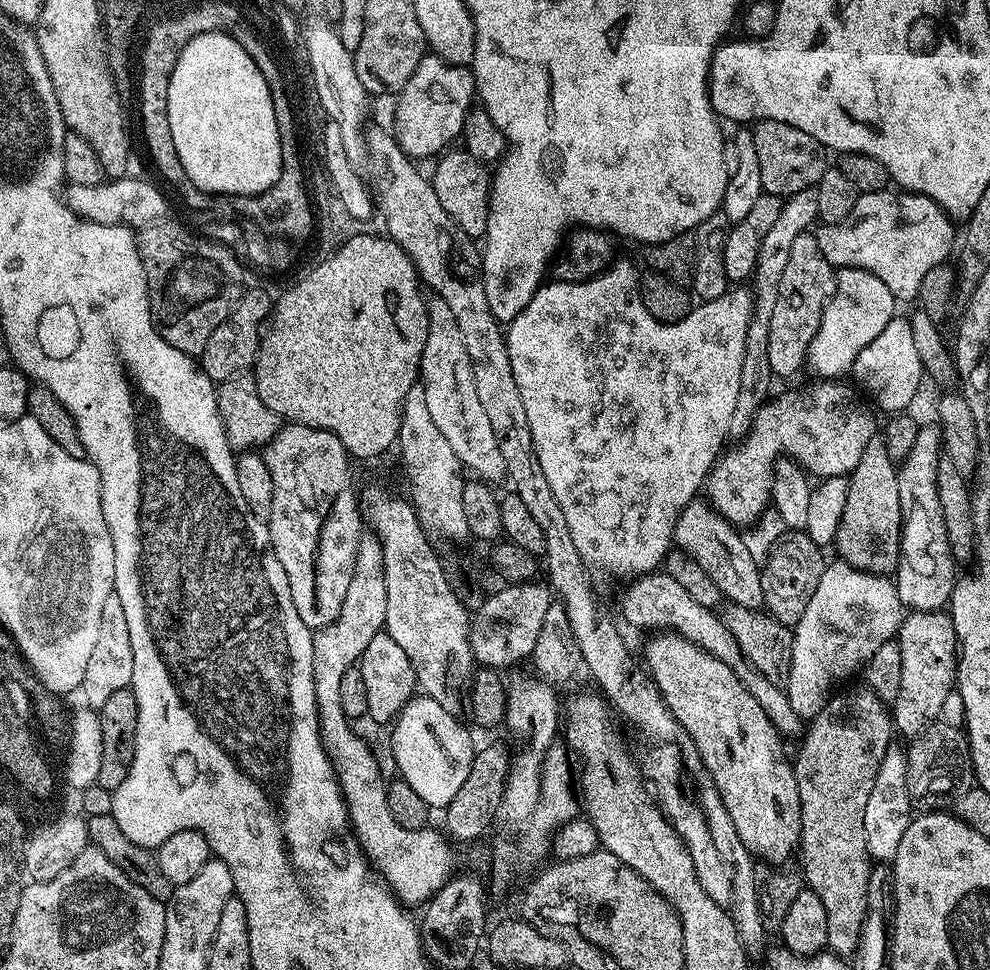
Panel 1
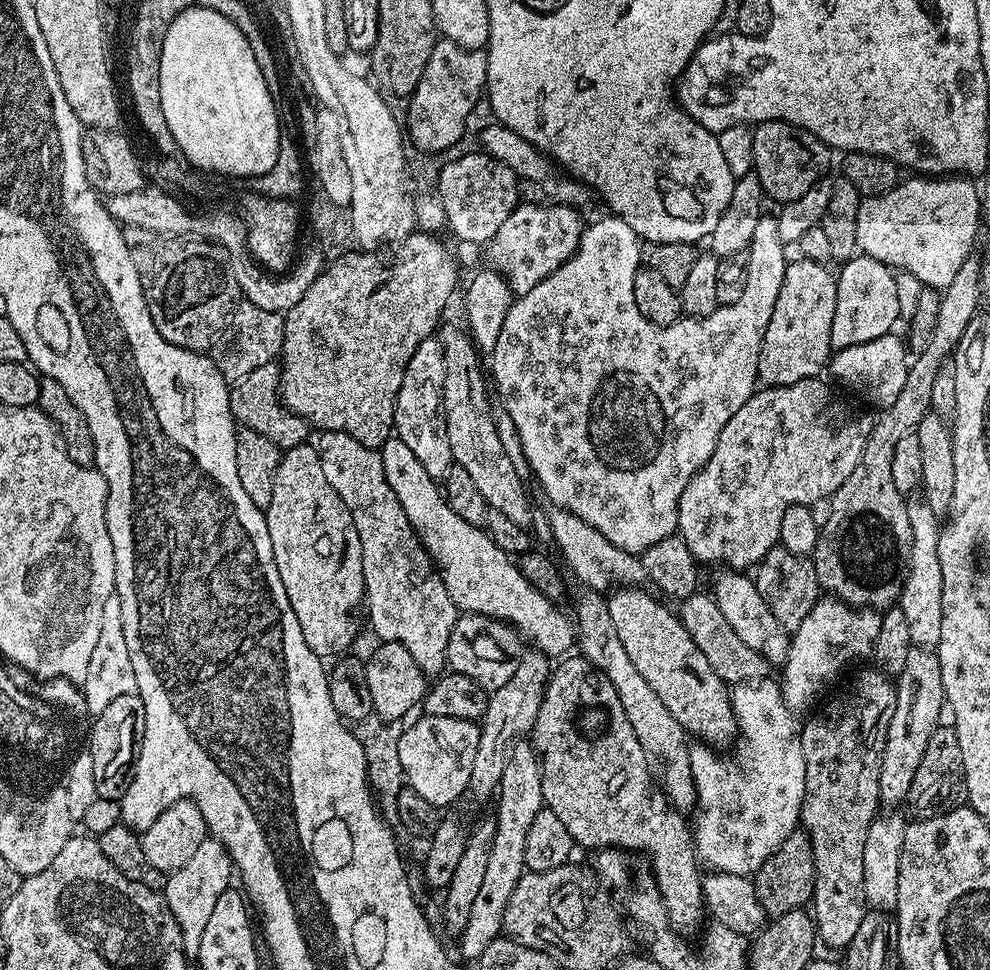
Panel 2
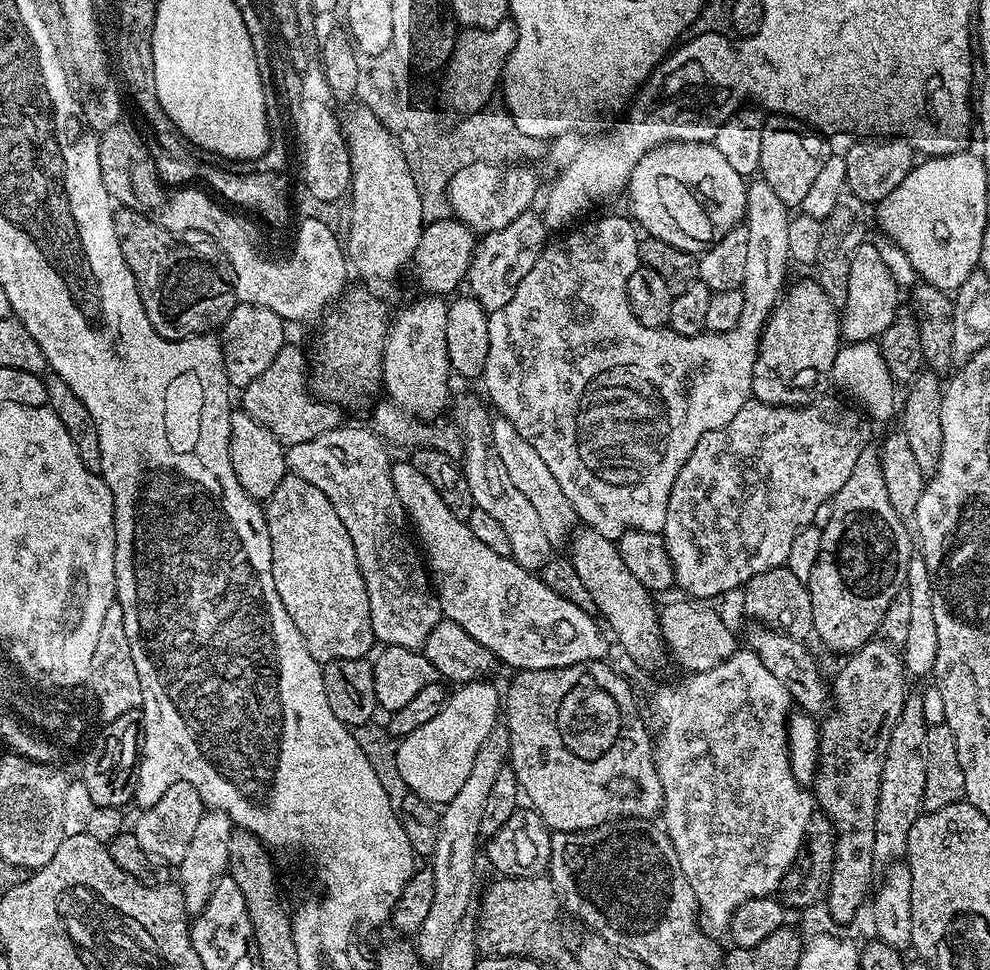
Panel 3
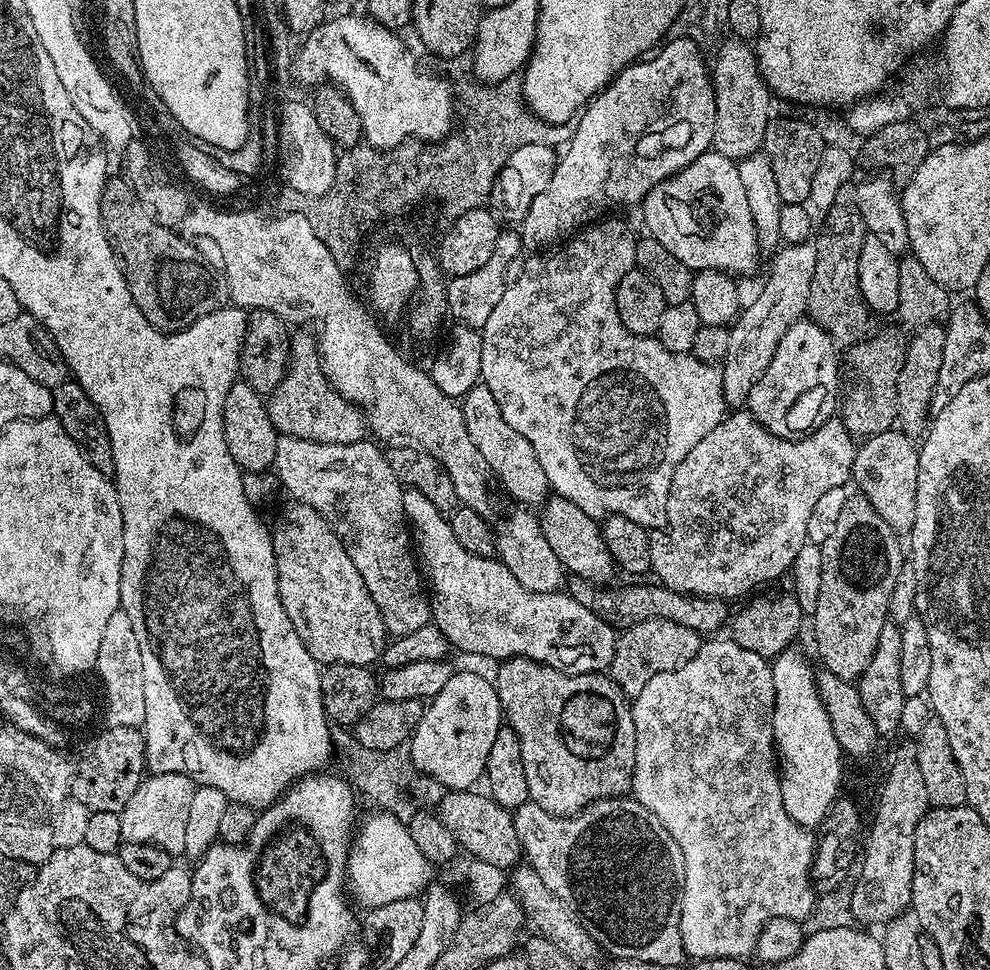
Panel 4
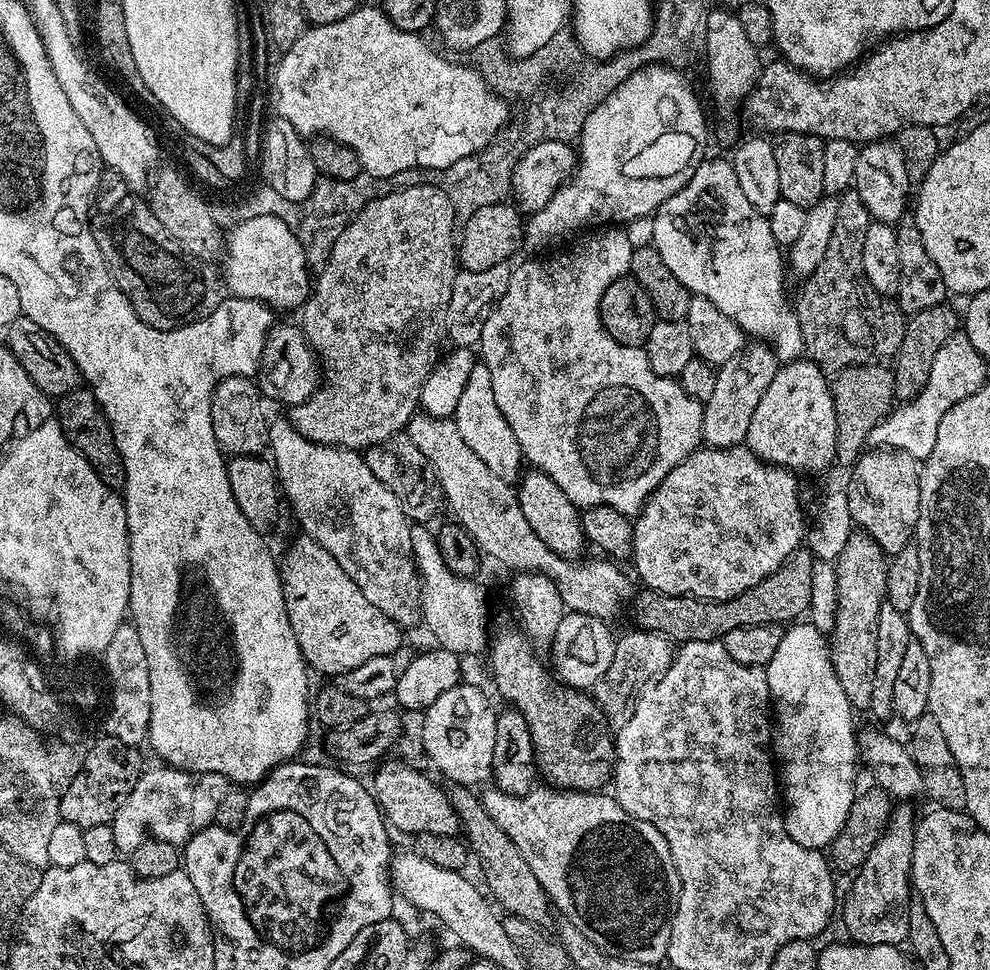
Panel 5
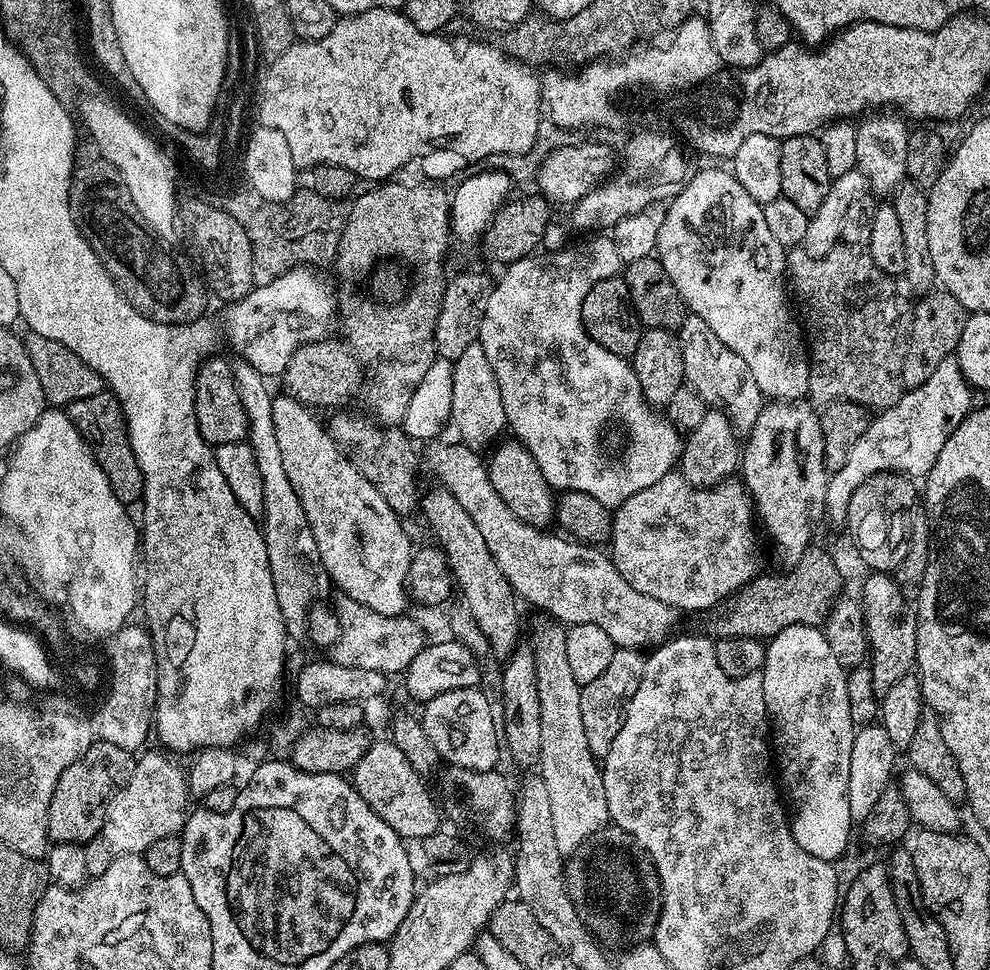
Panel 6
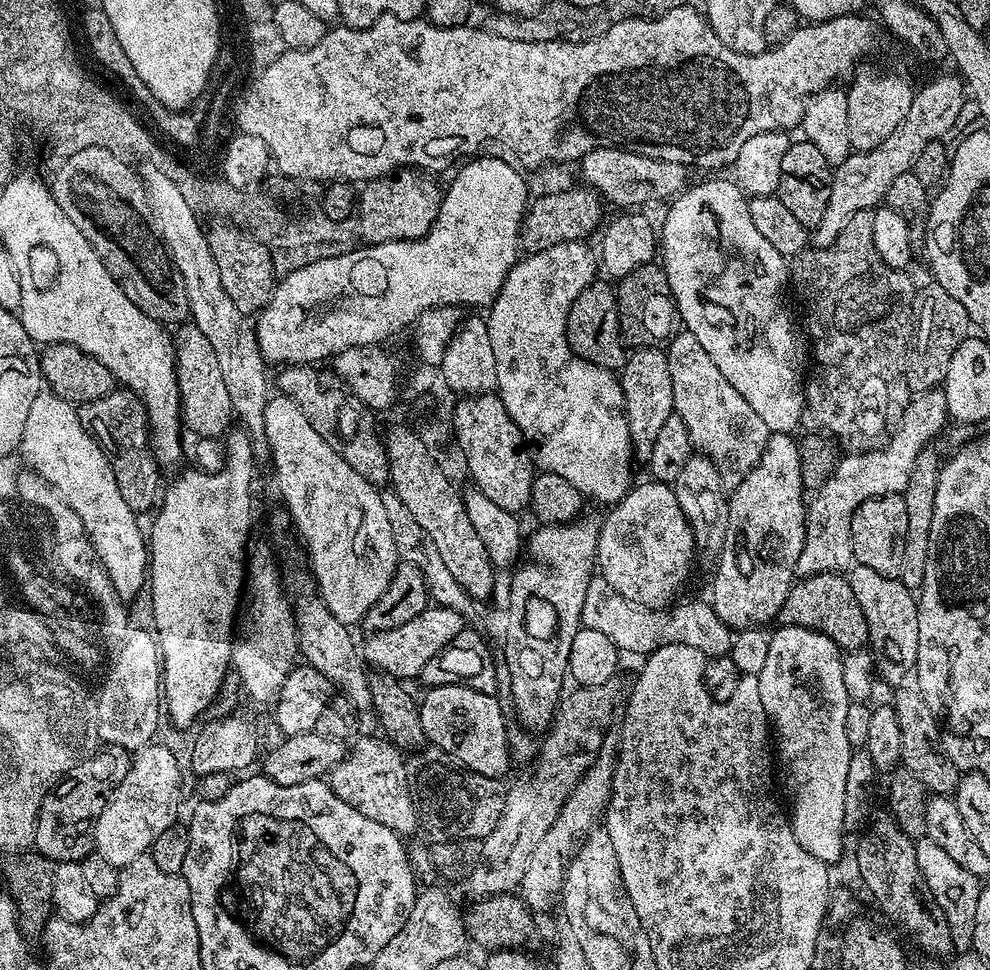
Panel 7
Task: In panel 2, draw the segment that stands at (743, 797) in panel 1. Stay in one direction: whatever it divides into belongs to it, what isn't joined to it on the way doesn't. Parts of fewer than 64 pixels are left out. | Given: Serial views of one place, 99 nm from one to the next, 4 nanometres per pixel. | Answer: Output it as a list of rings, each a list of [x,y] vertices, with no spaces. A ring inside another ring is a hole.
[[[620,586],[607,597],[614,630],[622,646],[626,646],[630,662],[646,678],[654,694],[662,698],[666,710],[674,714],[685,733],[696,735],[709,746],[731,745],[737,739],[738,729],[729,685],[706,662],[706,654],[694,646],[679,615],[673,609],[671,612],[663,599],[655,600],[644,590],[640,586]]]

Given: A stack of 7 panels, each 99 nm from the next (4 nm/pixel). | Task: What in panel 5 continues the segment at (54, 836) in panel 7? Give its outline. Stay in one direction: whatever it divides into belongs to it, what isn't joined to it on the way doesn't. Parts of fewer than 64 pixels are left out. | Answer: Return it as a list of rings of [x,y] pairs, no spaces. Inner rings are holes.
[[[107,734],[101,737],[101,740],[91,741],[92,749],[85,754],[80,773],[77,776],[75,773],[69,779],[64,793],[60,795],[61,821],[73,823],[80,829],[111,824],[122,802],[130,798],[130,790],[134,790],[145,767],[144,760],[140,757],[141,749],[137,745],[118,742],[118,738]]]

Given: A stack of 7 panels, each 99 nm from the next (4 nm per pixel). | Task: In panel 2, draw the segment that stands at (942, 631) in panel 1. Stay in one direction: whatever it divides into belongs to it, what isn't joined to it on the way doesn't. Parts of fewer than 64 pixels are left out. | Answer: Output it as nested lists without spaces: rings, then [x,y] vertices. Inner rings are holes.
[[[913,646],[906,658],[906,666],[895,677],[894,683],[894,718],[890,718],[890,726],[886,730],[886,746],[880,767],[880,798],[888,806],[896,806],[899,800],[907,801],[914,774],[918,774],[918,766],[922,762],[922,754],[926,754],[926,742],[930,742],[930,734],[941,727],[940,715],[946,712],[942,666],[932,648]]]

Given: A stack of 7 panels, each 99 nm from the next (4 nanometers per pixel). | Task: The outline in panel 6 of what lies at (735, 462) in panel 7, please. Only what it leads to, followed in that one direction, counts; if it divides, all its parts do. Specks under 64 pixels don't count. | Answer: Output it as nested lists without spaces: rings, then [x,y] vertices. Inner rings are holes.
[[[685,315],[684,325],[678,330],[682,350],[682,363],[685,366],[684,378],[690,387],[704,400],[704,403],[716,410],[727,410],[727,416],[737,433],[747,434],[752,431],[754,422],[762,407],[762,397],[755,386],[744,388],[744,380],[749,379],[748,367],[738,354],[734,354],[702,322],[702,318]]]

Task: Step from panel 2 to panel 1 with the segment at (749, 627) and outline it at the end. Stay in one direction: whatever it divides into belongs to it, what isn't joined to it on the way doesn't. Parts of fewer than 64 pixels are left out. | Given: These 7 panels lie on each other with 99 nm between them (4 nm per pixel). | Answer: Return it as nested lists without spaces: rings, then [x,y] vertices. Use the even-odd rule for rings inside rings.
[[[695,498],[689,501],[676,519],[676,525],[672,531],[672,539],[679,551],[685,552],[718,586],[721,597],[728,604],[737,604],[742,608],[764,608],[764,595],[762,594],[762,568],[752,557],[748,544],[739,536],[737,529],[727,520],[721,520],[717,513],[703,499]]]

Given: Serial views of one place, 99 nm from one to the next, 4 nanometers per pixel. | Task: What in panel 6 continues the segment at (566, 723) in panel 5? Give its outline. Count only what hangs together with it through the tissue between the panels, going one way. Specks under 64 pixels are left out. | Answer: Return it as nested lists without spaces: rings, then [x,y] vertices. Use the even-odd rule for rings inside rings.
[[[434,486],[422,496],[422,512],[436,535],[435,543],[444,551],[448,559],[448,566],[452,569],[453,581],[464,591],[462,604],[469,608],[474,619],[478,622],[478,629],[486,634],[486,639],[492,647],[492,655],[507,658],[516,651],[520,640],[520,612],[516,609],[518,597],[512,591],[512,586],[506,574],[498,568],[498,562],[490,554],[485,539],[474,526],[473,519],[463,510],[447,489]]]

